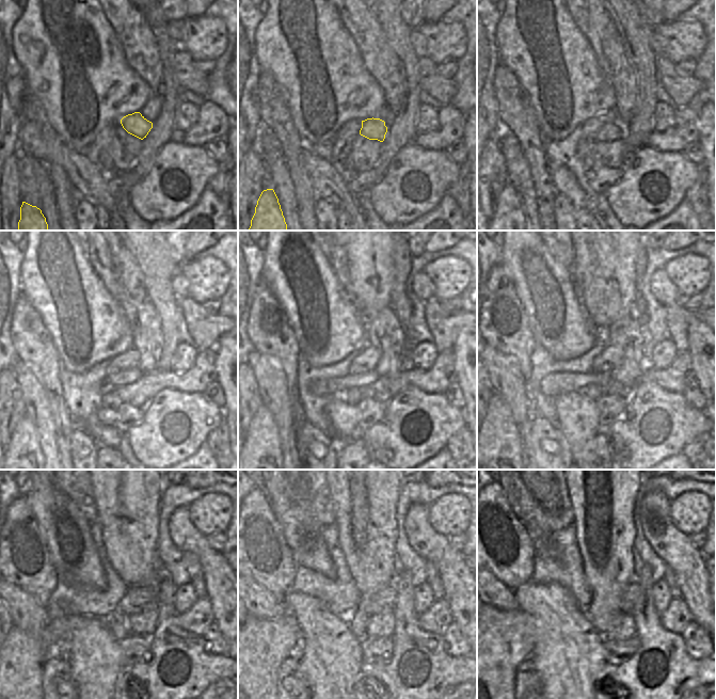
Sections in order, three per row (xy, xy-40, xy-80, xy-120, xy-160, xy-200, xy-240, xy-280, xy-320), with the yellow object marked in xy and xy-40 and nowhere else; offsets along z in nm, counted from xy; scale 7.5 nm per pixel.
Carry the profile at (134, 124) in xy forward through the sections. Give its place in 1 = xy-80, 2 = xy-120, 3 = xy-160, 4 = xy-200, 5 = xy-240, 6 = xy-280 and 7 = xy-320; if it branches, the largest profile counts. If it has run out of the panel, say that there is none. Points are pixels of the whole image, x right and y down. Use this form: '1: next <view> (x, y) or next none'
1: next xy-80 (609, 131)
2: next xy-120 (129, 376)
3: next xy-160 (322, 386)
4: next xy-200 (556, 383)
5: next xy-240 (20, 657)
6: next xy-280 (259, 647)
7: next xy-320 (498, 640)

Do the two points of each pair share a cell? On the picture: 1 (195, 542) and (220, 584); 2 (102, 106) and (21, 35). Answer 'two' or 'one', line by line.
1: one
2: one

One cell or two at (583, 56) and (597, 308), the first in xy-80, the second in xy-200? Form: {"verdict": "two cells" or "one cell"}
{"verdict": "two cells"}

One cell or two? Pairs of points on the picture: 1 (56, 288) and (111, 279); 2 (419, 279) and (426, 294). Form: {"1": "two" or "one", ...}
{"1": "two", "2": "one"}

